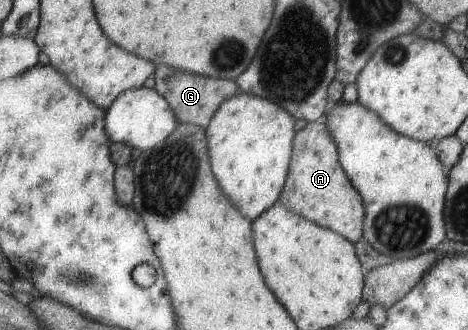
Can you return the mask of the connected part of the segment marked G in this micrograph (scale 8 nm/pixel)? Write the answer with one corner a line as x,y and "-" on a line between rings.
167,66
155,68
155,89
169,105
178,123
194,124
202,129
209,124
216,108
230,96
236,95
239,88
234,80
214,79
211,77
195,76
187,72
179,72

